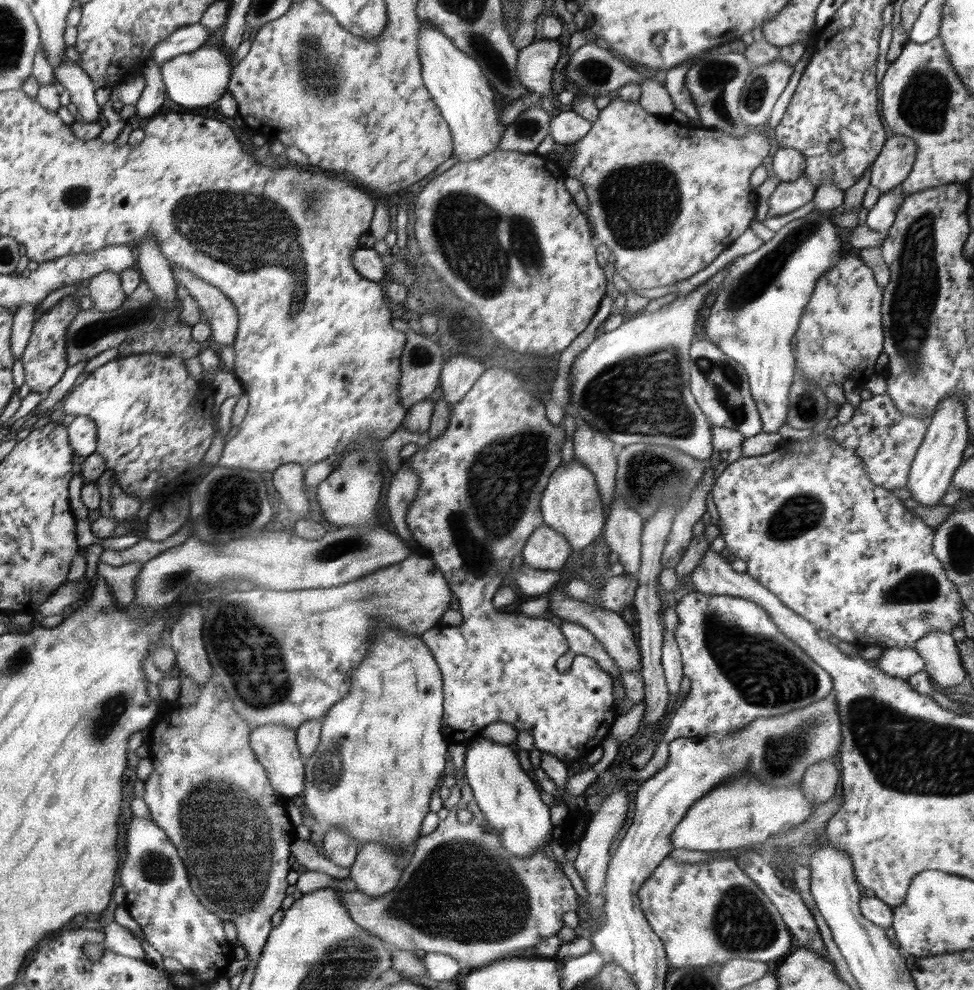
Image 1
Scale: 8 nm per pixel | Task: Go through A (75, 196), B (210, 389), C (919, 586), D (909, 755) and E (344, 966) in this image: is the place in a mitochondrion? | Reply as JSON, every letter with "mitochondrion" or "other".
{"A":"mitochondrion","B":"other","C":"mitochondrion","D":"mitochondrion","E":"mitochondrion"}

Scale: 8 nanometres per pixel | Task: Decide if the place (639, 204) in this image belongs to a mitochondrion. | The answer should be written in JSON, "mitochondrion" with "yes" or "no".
{"mitochondrion":"yes"}

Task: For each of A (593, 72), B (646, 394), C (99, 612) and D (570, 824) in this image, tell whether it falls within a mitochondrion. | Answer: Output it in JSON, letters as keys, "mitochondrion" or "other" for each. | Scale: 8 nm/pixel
{"A":"mitochondrion","B":"mitochondrion","C":"mitochondrion","D":"other"}

